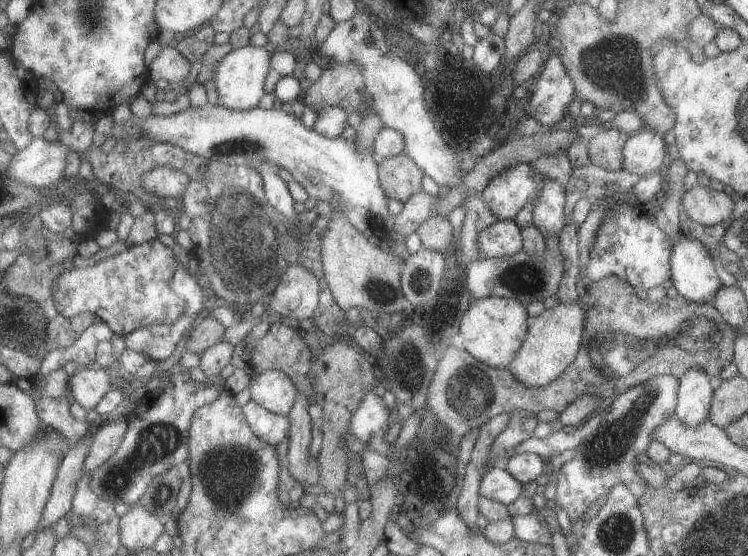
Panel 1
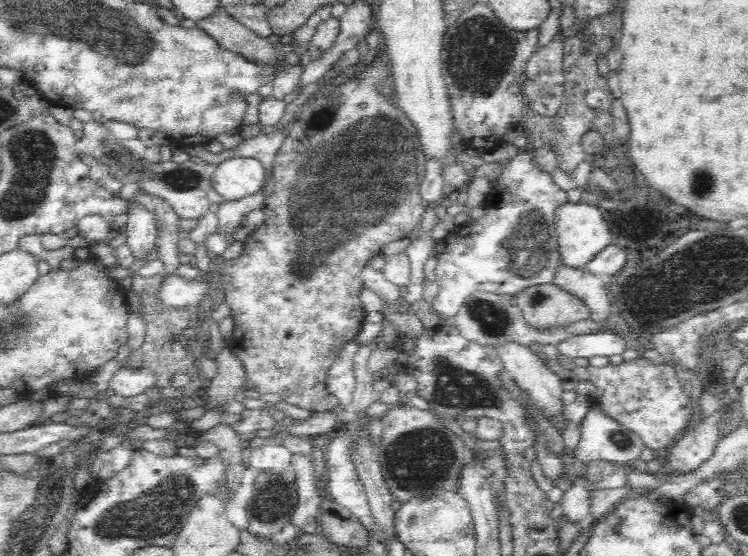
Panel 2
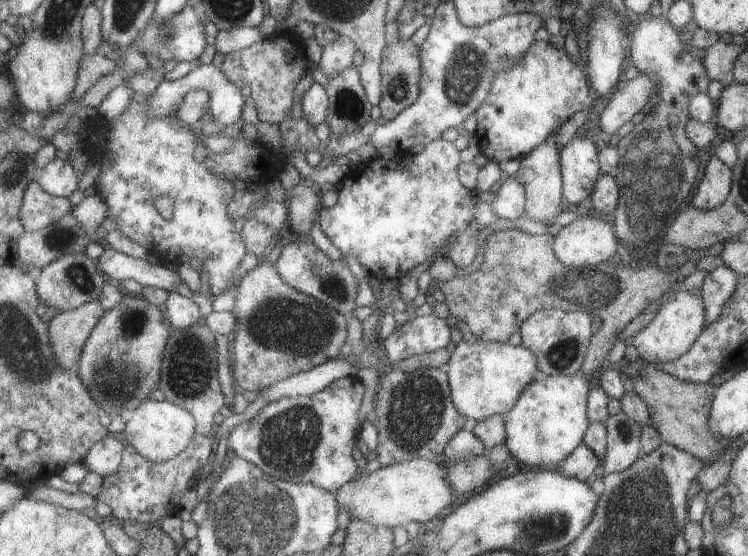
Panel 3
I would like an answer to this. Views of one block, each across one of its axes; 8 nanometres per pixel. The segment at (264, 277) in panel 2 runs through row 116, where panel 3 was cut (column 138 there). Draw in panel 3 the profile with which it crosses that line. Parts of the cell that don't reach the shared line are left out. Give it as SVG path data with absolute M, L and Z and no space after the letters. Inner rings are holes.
M127 292L119 306L111 308L101 318L81 354L79 376L103 412L109 416L119 416L121 412L133 414L155 388L161 388L161 370L171 332L161 308L147 302L143 296Z

